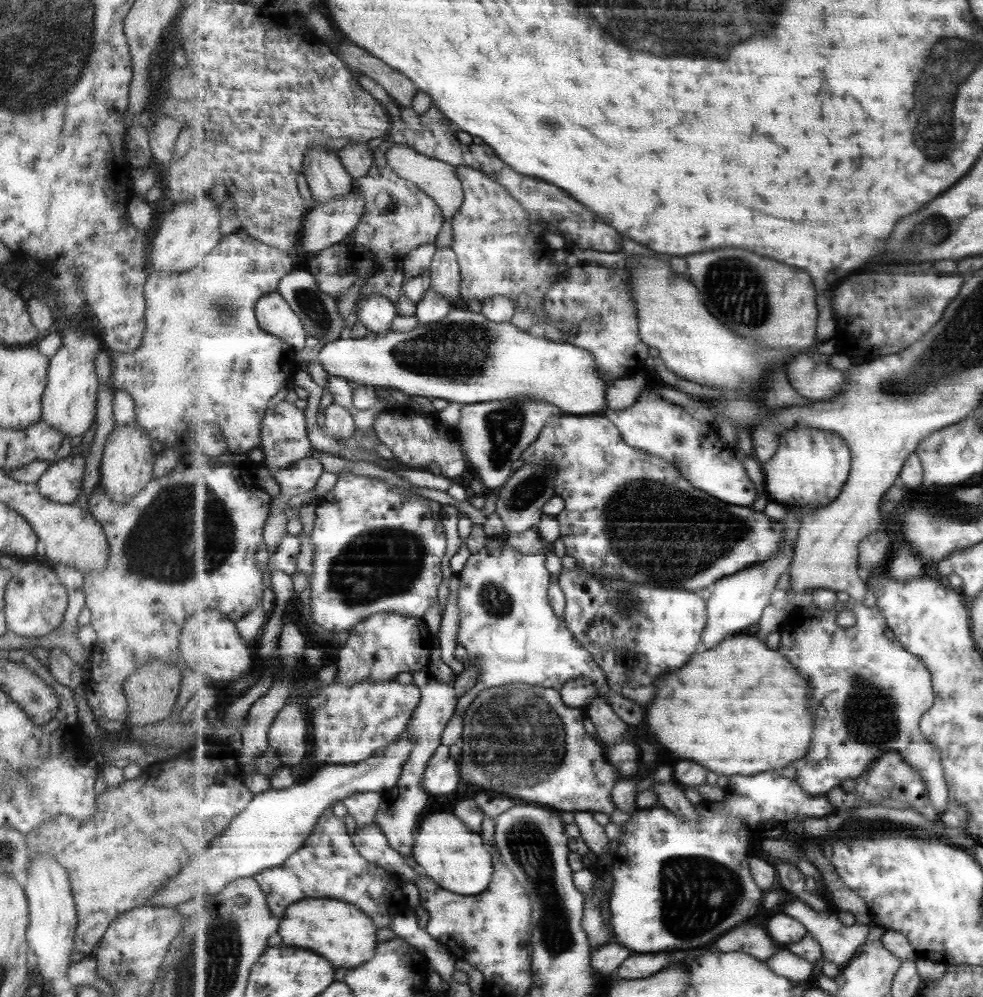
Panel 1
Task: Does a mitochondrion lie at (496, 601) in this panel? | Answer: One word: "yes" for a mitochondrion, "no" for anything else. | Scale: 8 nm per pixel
yes

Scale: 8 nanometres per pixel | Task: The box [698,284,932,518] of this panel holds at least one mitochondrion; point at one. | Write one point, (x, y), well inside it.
(893, 388)

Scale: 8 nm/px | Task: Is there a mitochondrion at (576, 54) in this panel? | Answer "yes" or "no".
no

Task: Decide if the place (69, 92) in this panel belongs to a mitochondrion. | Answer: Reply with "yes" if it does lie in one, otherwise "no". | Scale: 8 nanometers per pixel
no

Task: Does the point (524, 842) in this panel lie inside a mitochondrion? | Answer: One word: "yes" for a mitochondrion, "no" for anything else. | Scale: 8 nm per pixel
yes

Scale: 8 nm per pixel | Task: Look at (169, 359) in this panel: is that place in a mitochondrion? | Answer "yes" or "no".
no

